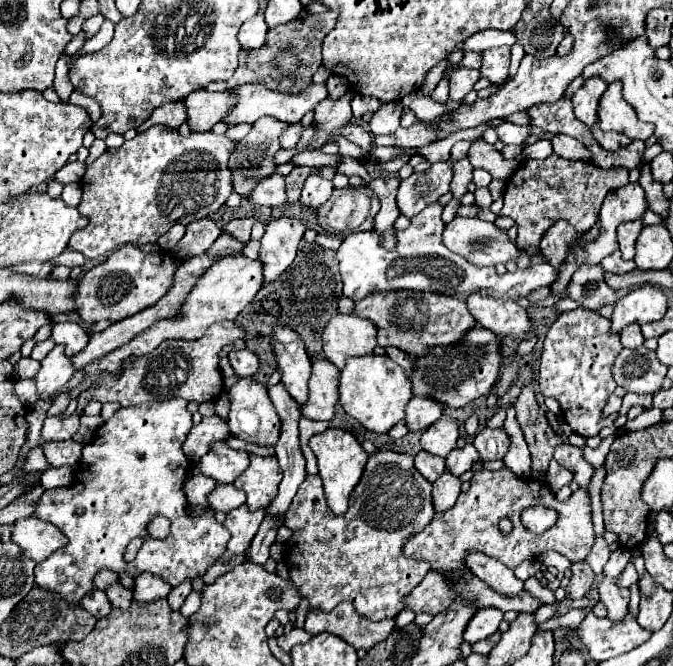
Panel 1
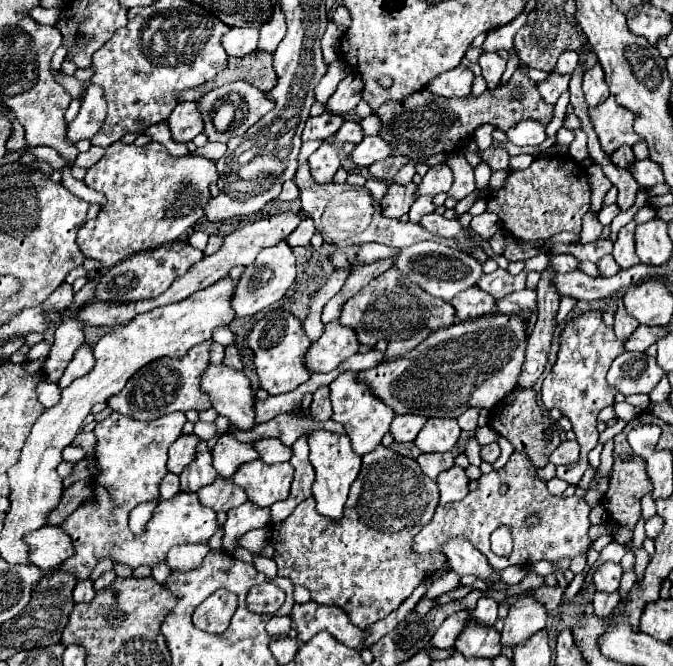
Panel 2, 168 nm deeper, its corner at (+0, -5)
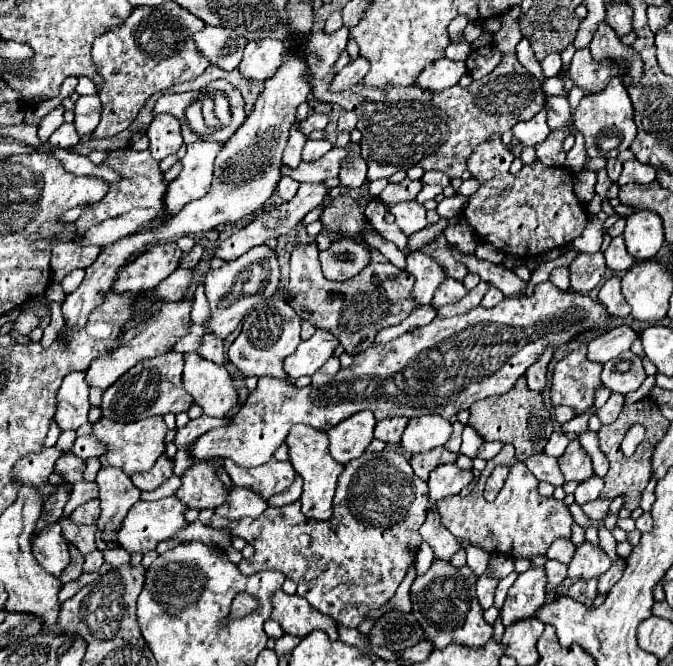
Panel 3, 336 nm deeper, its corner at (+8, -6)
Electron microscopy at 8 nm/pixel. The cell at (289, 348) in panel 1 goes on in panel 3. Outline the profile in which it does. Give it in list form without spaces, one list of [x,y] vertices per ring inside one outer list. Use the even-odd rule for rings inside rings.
[[[271,297],[261,301],[245,315],[241,333],[229,347],[227,355],[245,377],[275,377],[281,381],[289,381],[287,373],[283,371],[283,361],[297,349],[299,343],[301,343],[301,317],[289,307],[287,301]]]

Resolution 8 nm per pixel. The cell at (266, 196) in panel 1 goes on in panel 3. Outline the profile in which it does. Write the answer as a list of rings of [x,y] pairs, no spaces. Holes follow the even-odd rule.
[[[281,177],[279,185],[277,185],[277,195],[279,195],[283,201],[289,201],[289,199],[293,199],[293,195],[297,193],[297,187],[299,187],[299,183],[293,181],[291,177]]]

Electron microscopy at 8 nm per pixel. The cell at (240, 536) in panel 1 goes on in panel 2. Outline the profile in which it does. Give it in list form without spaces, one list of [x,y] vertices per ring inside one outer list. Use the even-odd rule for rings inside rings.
[[[245,502],[243,506],[237,506],[227,512],[227,520],[223,524],[225,536],[223,536],[223,550],[233,552],[237,538],[241,538],[245,532],[255,528],[265,528],[269,524],[271,510],[255,506],[253,502]]]

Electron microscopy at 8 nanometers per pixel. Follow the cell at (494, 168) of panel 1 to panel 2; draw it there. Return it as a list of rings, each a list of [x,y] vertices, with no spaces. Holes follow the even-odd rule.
[[[481,162],[481,164],[477,166],[477,170],[475,170],[475,182],[477,182],[477,188],[485,190],[487,184],[489,184],[489,178],[491,178],[491,168],[489,168],[485,162]]]

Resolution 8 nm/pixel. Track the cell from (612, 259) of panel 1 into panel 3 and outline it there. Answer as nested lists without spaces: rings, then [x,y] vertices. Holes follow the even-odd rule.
[[[581,253],[571,265],[571,291],[575,293],[589,293],[591,289],[595,289],[603,277],[605,277],[605,257],[603,253]]]

